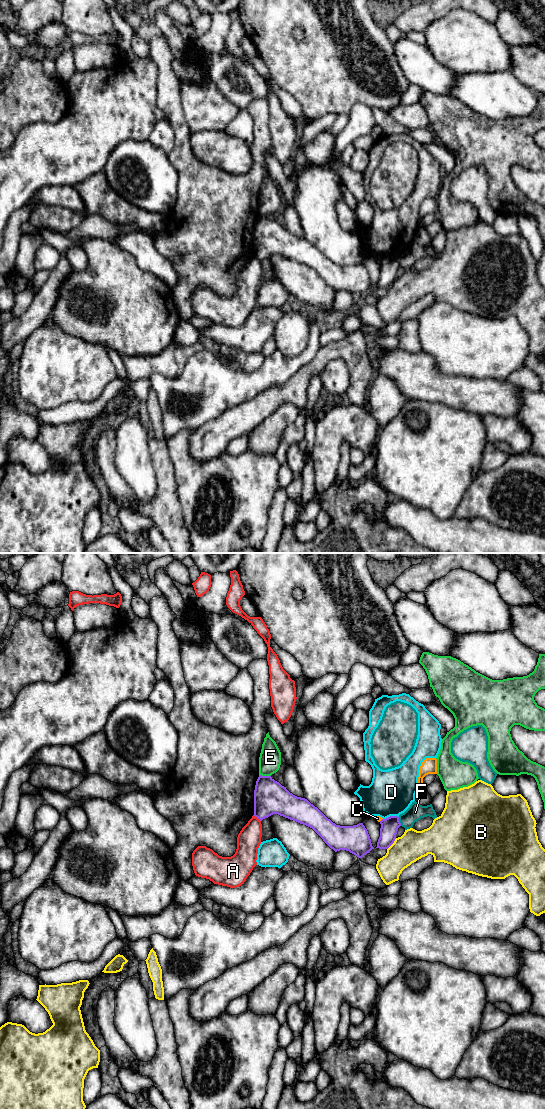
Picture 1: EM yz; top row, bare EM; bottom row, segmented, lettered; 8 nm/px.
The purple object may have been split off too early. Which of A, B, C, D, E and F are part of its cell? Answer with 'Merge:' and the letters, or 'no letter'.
Merge: no letter

